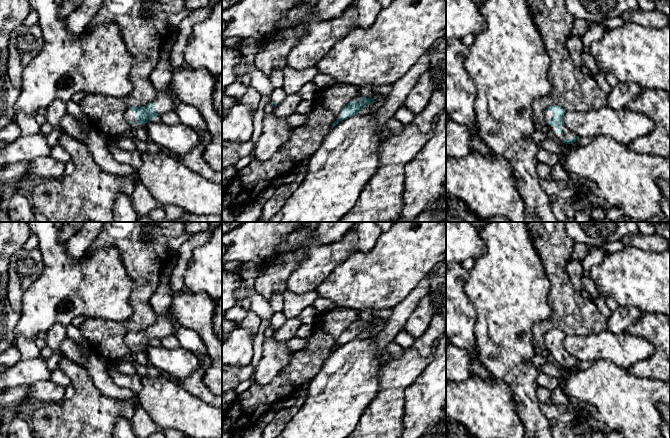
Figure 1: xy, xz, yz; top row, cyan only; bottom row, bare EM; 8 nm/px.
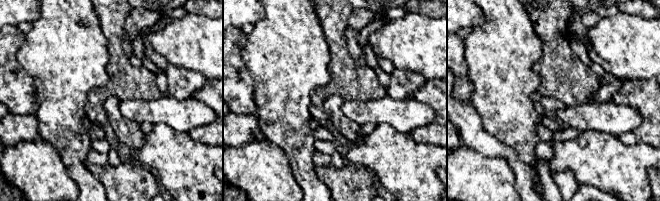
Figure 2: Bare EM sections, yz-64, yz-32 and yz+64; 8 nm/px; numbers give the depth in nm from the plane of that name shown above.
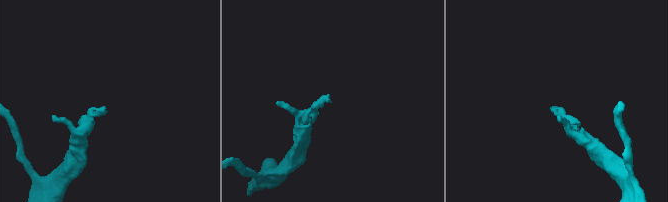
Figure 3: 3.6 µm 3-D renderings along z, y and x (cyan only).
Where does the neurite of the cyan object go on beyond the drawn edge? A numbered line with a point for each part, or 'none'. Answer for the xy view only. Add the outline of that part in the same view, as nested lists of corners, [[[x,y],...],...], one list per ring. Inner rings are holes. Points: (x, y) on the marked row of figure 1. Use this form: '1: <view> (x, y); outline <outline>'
1: xy (129, 115); outline [[[128,109],[128,110],[126,111],[126,113],[125,113],[125,119],[126,119],[127,121],[132,121],[132,122],[133,122],[133,123],[130,125],[130,129],[132,129],[132,130],[136,130],[136,129],[138,129],[138,128],[144,126],[144,124],[139,125],[139,124],[136,124],[136,123],[135,123],[135,112],[134,112],[134,111],[130,111],[129,109]]]

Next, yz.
1: yz (566, 133); outline [[[548,125],[548,129],[550,129],[551,131],[553,131],[555,133],[556,127],[554,125]],[[565,125],[561,126],[560,129],[562,130],[562,132],[559,134],[555,133],[555,135],[561,142],[564,139],[570,140],[570,139],[574,138],[575,135]]]

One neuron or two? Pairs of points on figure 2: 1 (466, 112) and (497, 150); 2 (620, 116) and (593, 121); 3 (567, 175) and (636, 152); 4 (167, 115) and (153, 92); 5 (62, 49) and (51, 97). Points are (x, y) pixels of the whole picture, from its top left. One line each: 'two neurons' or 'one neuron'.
1: one neuron
2: one neuron
3: two neurons
4: two neurons
5: one neuron

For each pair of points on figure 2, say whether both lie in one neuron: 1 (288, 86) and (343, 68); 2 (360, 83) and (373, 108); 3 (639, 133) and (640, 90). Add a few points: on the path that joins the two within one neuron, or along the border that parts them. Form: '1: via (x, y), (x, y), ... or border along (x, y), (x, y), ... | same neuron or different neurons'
1: border along (329, 49), (328, 72), (330, 80), (313, 90) | different neurons
2: border along (386, 95), (371, 100), (345, 100) | different neurons
3: via (647, 122), (647, 101) | same neuron

